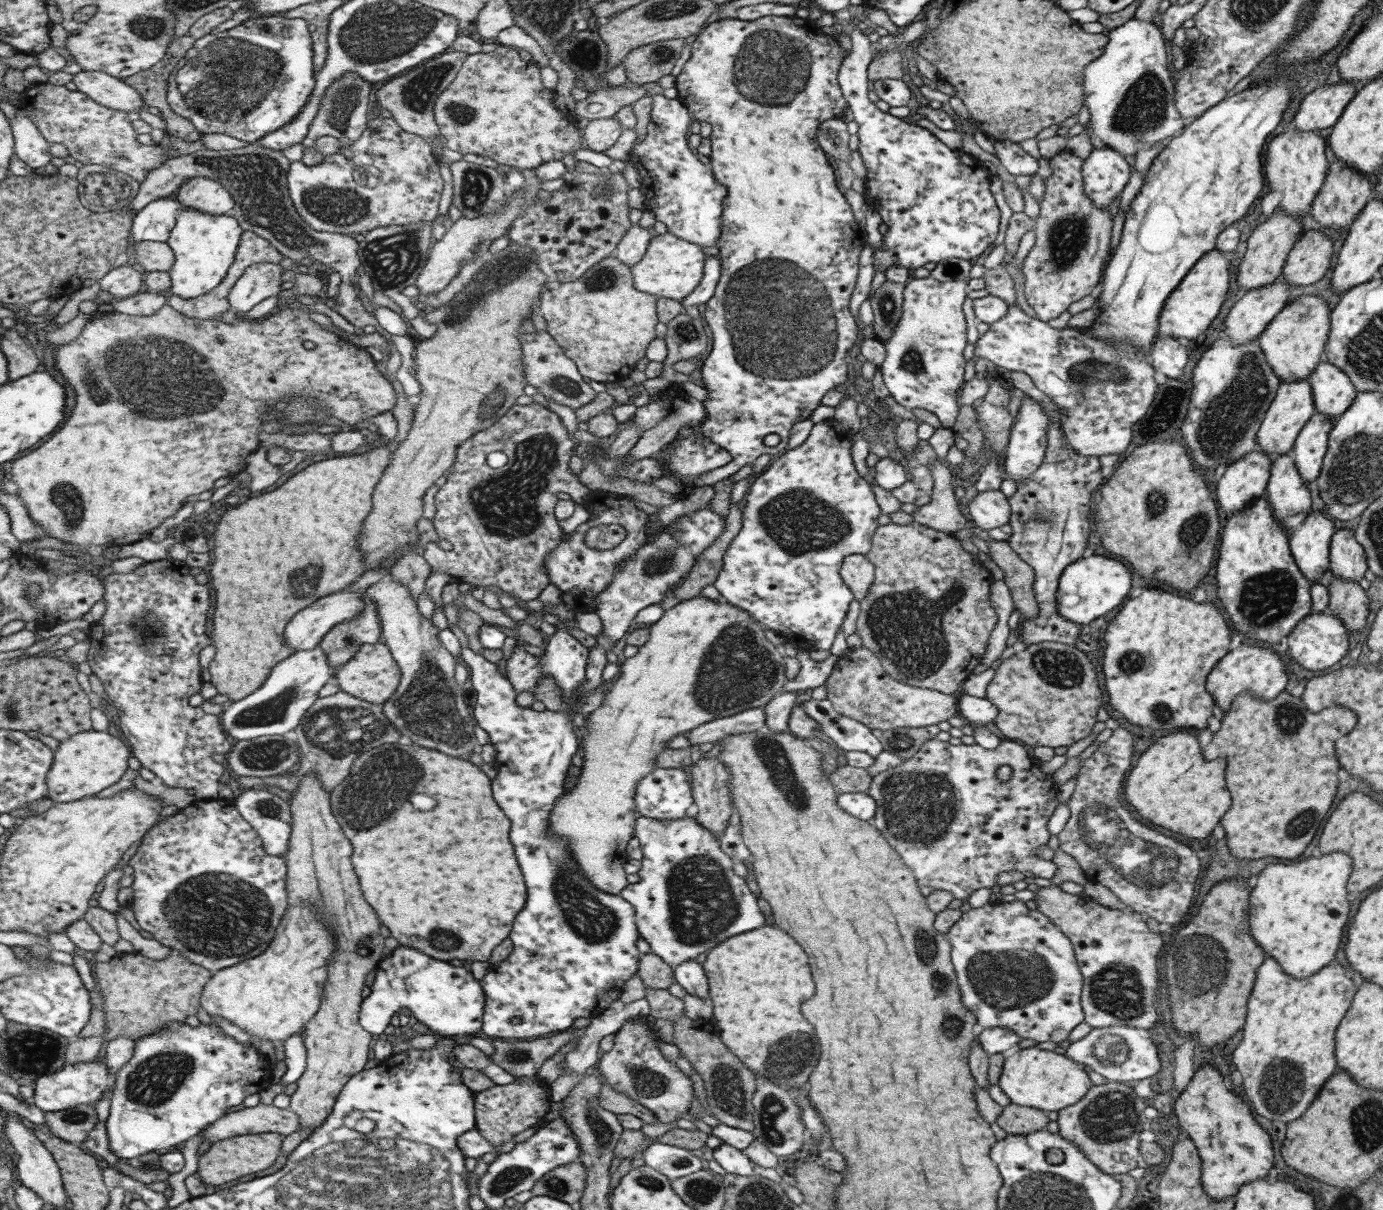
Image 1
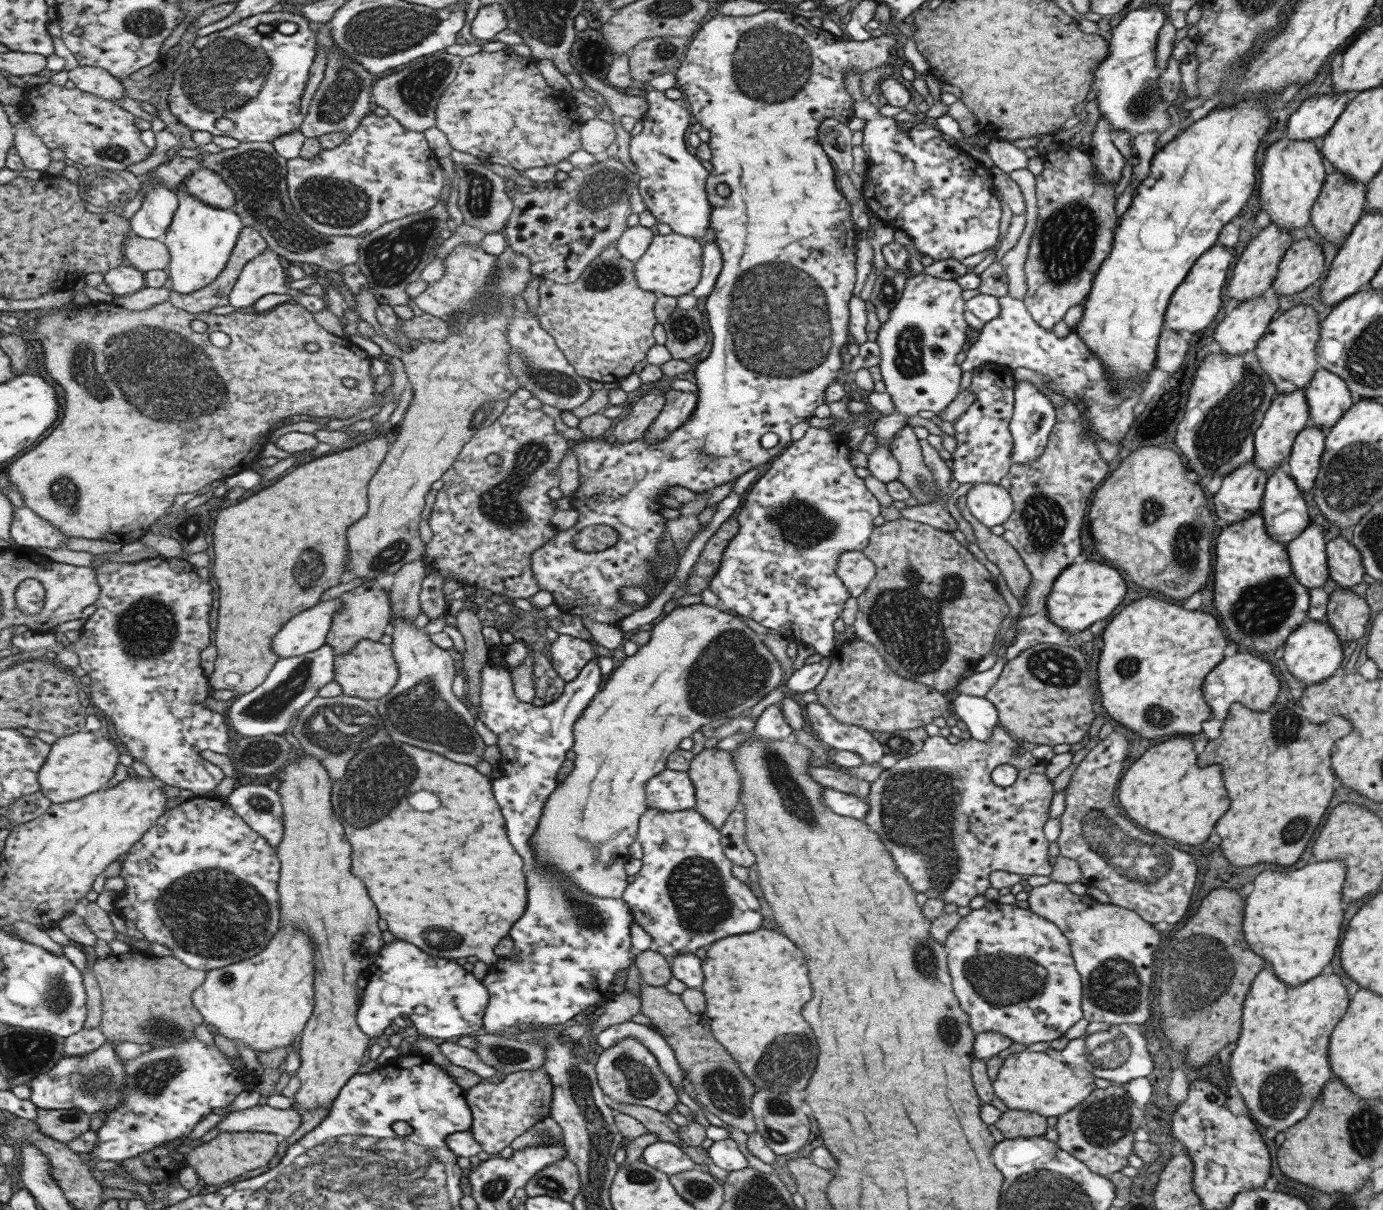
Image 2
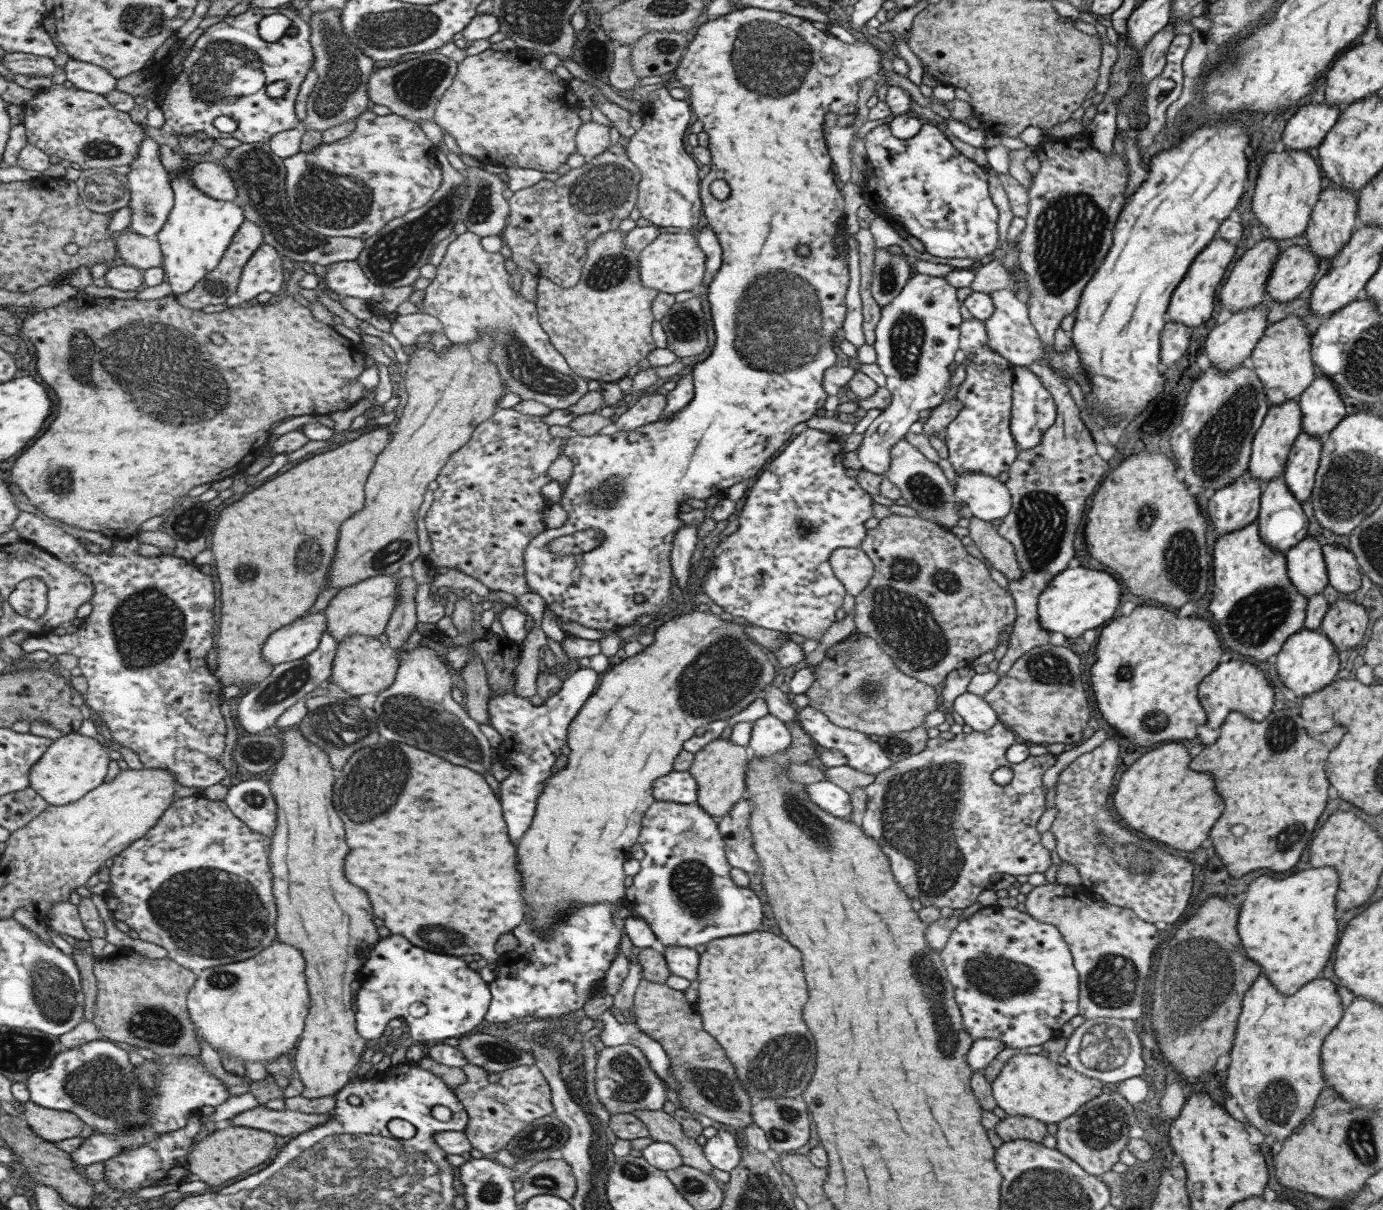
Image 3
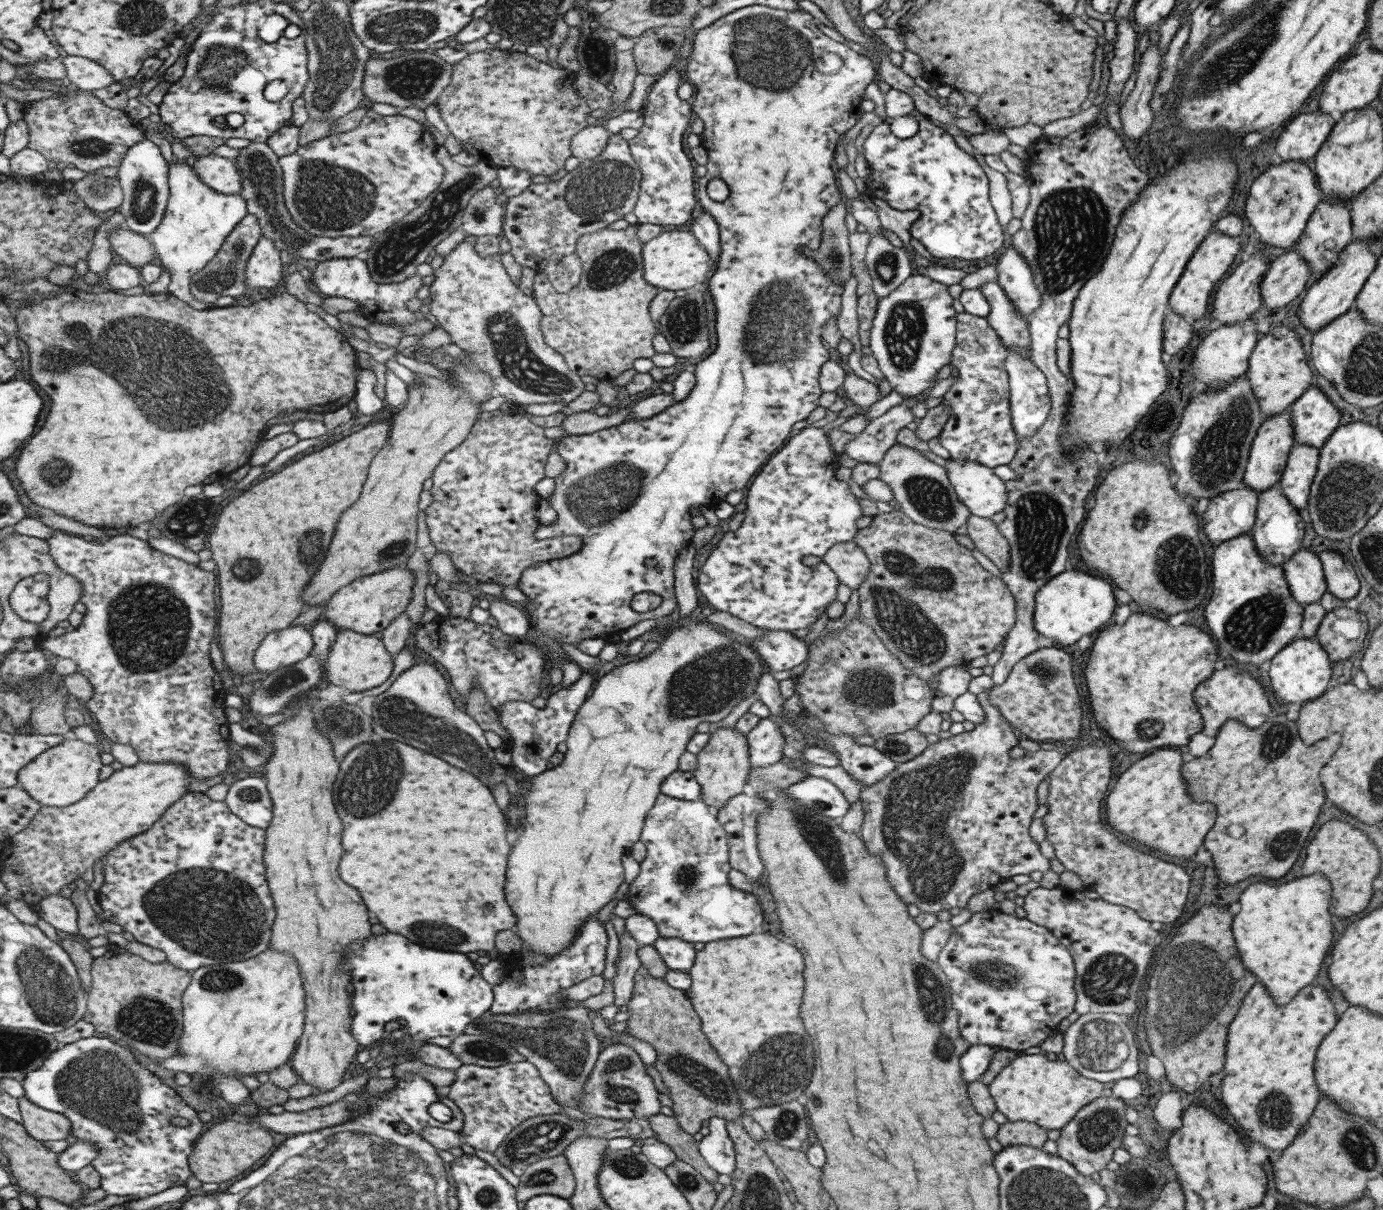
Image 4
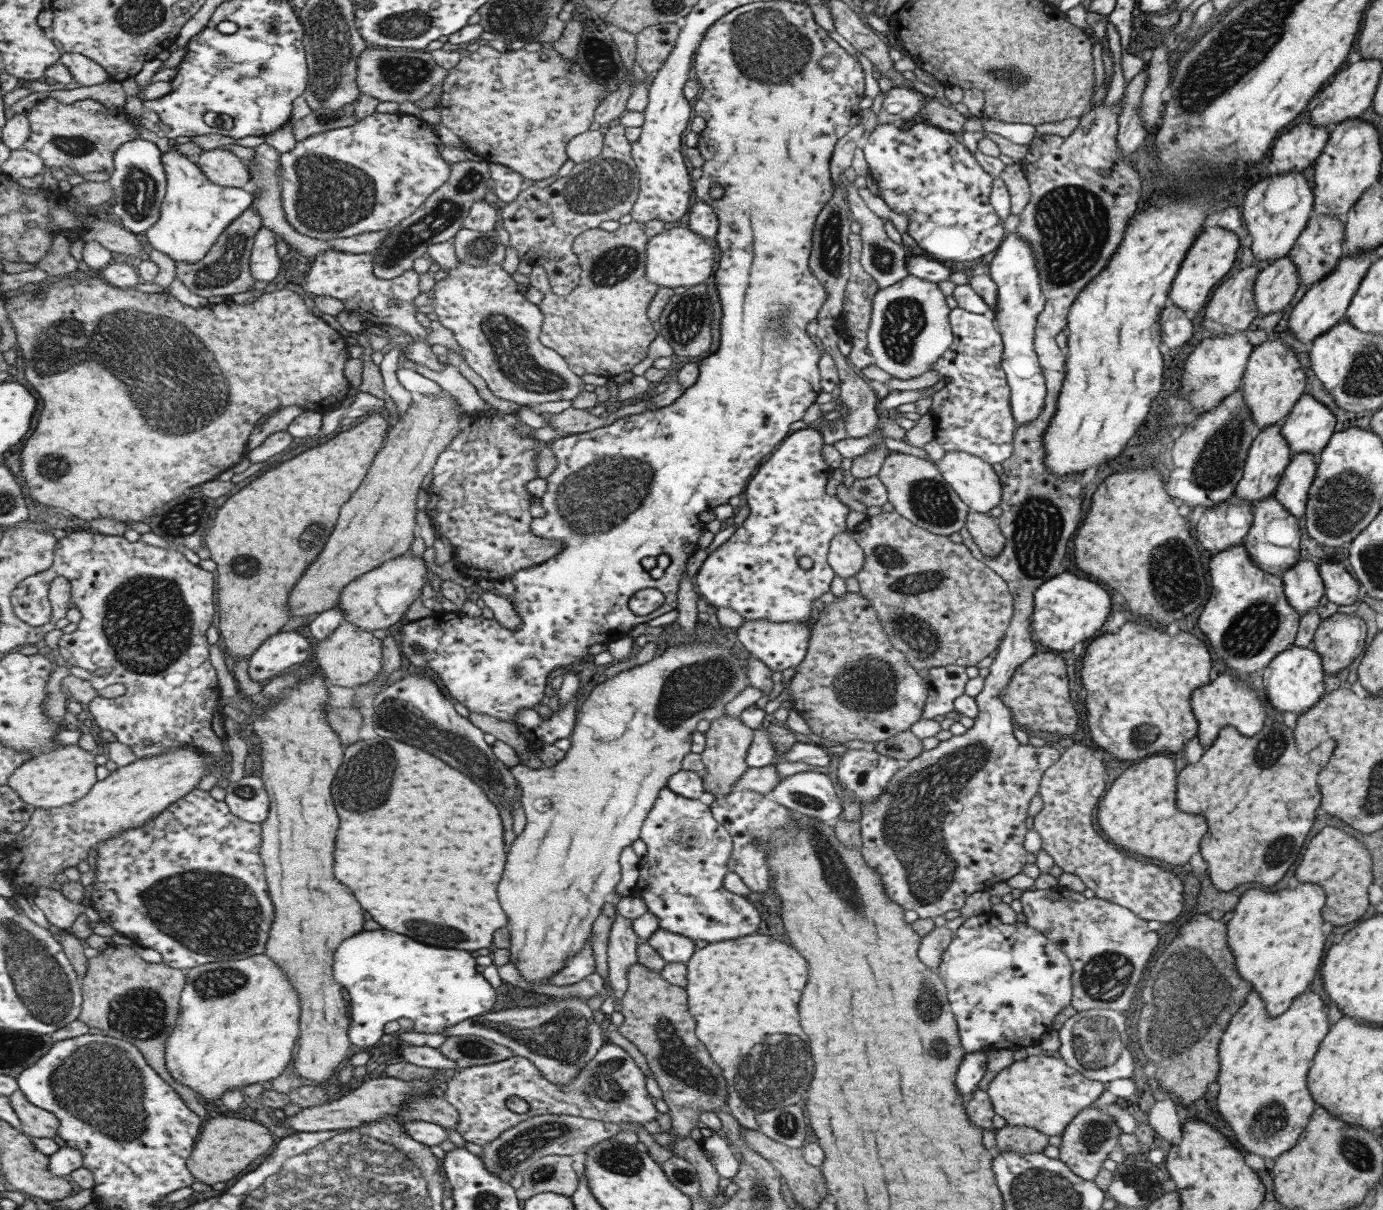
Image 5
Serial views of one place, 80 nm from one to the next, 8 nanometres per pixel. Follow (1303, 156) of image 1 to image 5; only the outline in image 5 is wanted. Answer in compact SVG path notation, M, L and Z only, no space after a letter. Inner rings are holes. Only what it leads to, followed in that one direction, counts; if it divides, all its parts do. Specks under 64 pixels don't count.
M1301 172L1277 173L1259 180L1255 188L1249 188L1241 216L1251 236L1250 249L1255 260L1272 262L1286 256L1313 212L1313 194Z

